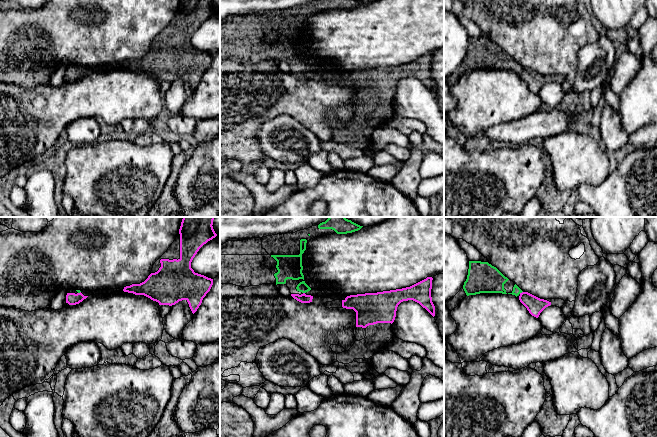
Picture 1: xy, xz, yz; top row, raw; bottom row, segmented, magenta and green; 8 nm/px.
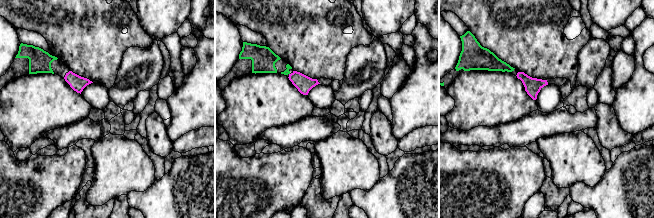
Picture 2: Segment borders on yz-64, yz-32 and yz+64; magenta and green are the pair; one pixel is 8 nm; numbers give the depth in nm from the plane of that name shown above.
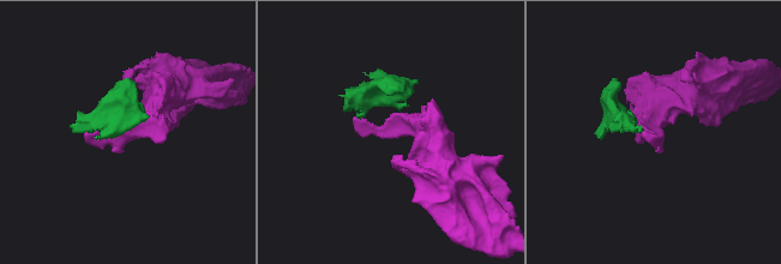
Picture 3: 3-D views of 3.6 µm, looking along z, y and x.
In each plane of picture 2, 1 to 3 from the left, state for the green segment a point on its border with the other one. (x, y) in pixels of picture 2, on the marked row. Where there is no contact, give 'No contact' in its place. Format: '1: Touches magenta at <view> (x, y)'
1: No contact
2: No contact
3: No contact

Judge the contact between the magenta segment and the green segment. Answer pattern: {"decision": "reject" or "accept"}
{"decision": "accept"}

